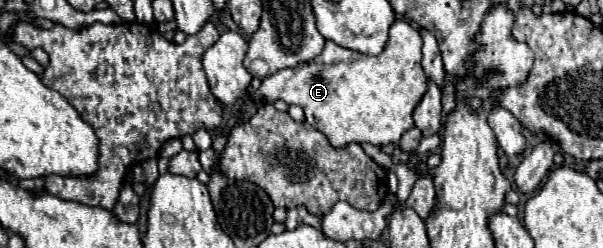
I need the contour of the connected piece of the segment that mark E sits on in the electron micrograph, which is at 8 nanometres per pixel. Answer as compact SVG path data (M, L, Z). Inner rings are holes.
M400 19L390 27L390 39L378 57L368 57L344 49L334 41L326 41L324 51L312 61L300 63L292 69L282 69L262 79L262 85L244 97L238 123L250 121L260 103L282 99L288 105L300 105L306 121L320 129L336 149L350 143L372 143L376 147L390 143L396 145L400 137L414 127L412 111L428 89L428 79L420 65L420 49L422 39L418 29Z

